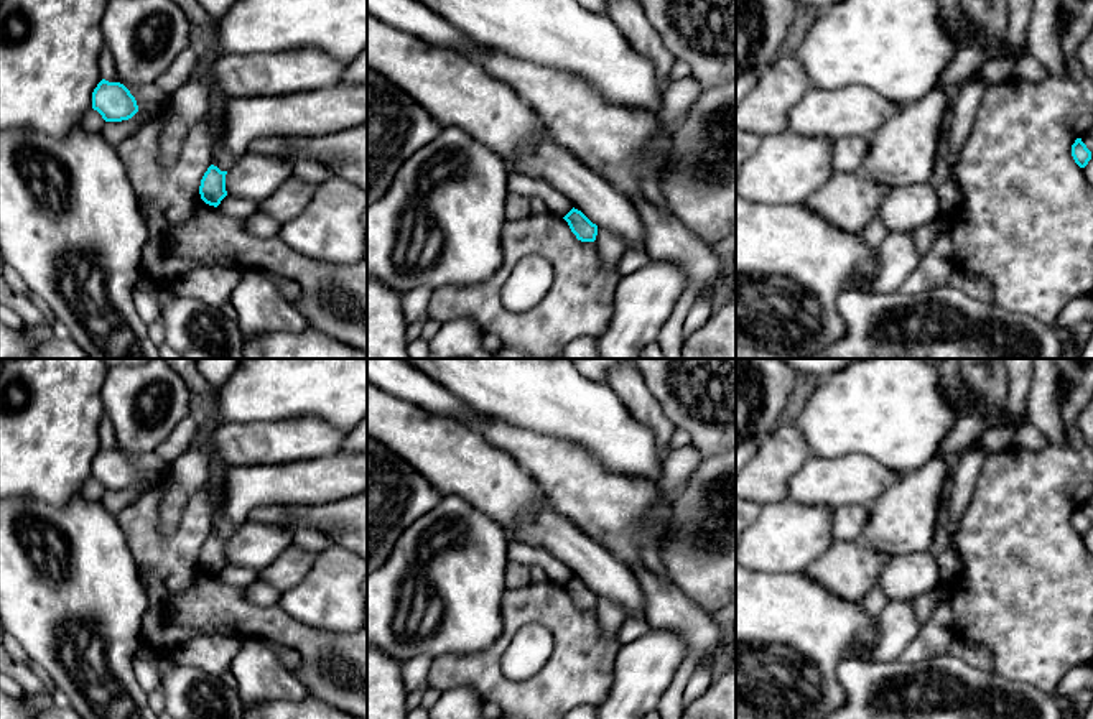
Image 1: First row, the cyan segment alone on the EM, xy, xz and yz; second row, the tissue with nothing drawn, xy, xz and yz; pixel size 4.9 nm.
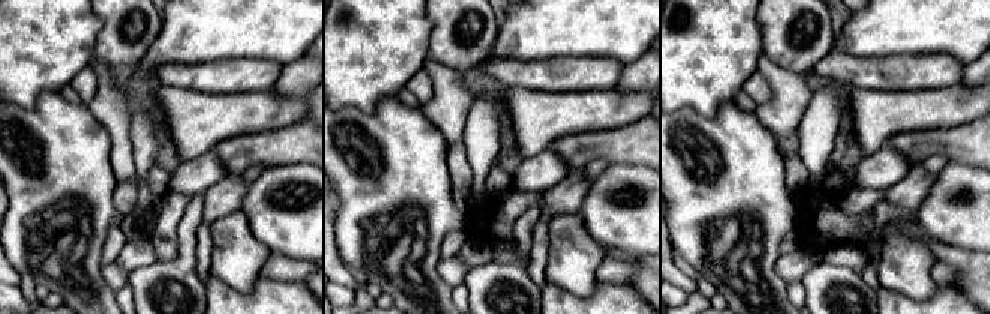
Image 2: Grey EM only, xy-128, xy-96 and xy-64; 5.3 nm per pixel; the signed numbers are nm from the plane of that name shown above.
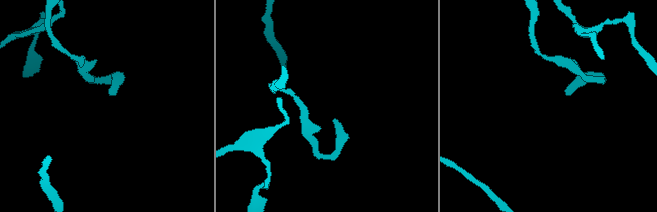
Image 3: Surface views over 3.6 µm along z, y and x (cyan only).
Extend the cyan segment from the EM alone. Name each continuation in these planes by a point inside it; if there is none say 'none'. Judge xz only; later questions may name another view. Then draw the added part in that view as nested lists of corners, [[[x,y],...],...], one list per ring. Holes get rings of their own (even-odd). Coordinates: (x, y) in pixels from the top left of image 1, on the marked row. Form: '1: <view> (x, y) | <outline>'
none

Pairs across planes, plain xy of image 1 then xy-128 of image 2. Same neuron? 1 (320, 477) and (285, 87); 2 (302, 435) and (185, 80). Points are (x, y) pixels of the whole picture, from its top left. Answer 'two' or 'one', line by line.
1: two
2: one

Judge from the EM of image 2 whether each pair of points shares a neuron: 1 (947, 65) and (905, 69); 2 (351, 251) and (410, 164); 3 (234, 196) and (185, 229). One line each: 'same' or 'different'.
1: same
2: same
3: different

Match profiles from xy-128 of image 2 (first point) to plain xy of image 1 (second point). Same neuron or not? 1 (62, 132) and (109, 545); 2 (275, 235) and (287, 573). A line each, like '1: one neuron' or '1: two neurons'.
1: one neuron
2: two neurons

